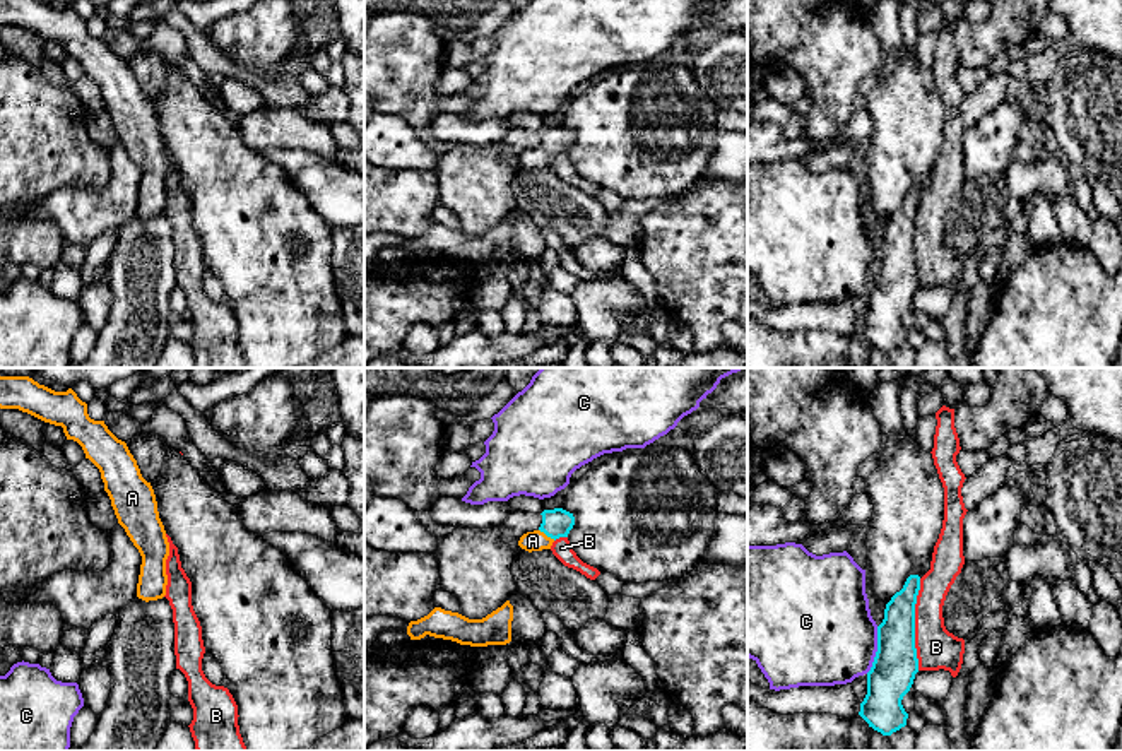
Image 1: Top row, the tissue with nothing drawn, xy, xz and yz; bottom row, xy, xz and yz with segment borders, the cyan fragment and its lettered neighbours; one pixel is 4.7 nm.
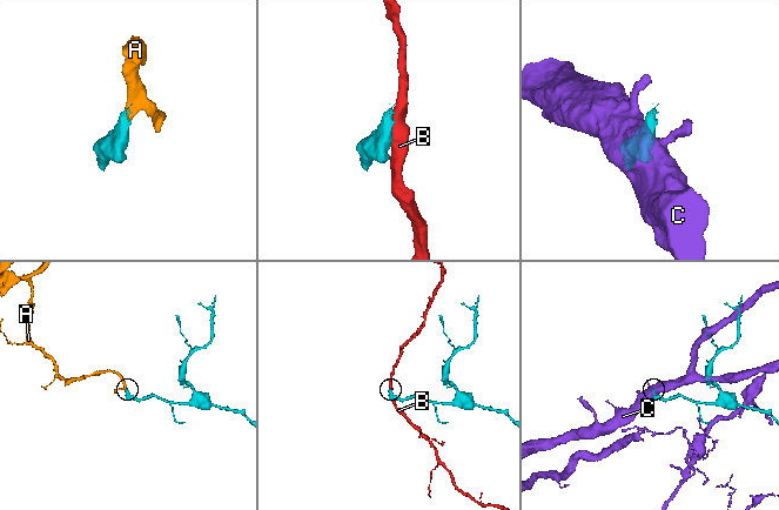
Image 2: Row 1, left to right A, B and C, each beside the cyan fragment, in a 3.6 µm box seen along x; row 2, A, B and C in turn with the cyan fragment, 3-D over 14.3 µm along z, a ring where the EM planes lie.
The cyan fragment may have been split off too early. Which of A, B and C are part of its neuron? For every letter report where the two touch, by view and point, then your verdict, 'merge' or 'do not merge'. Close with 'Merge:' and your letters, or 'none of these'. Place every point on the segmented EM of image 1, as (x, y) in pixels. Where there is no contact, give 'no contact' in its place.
A: xz (548, 536) | merge
B: yz (914, 625) | do not merge
C: yz (878, 650) | do not merge
Merge: A

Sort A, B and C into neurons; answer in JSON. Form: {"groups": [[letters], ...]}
{"groups": [["A"], ["B"], ["C"]]}

